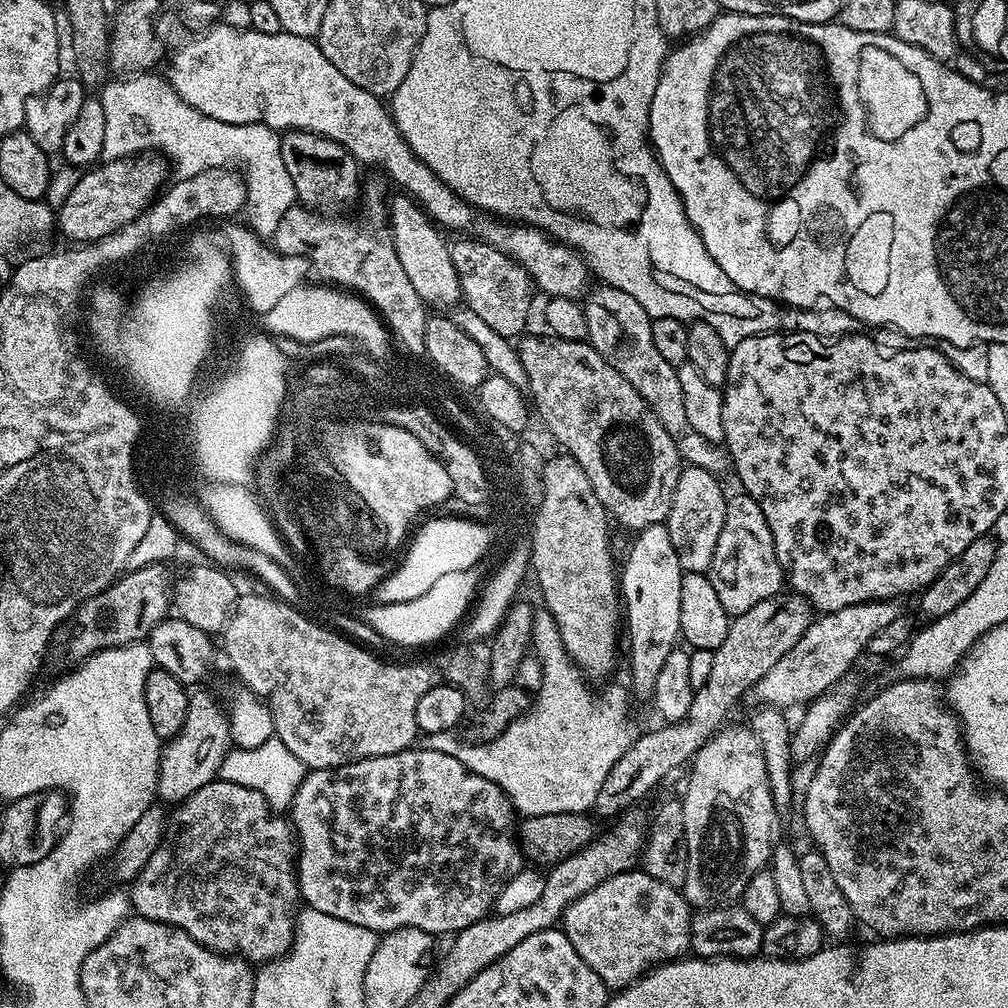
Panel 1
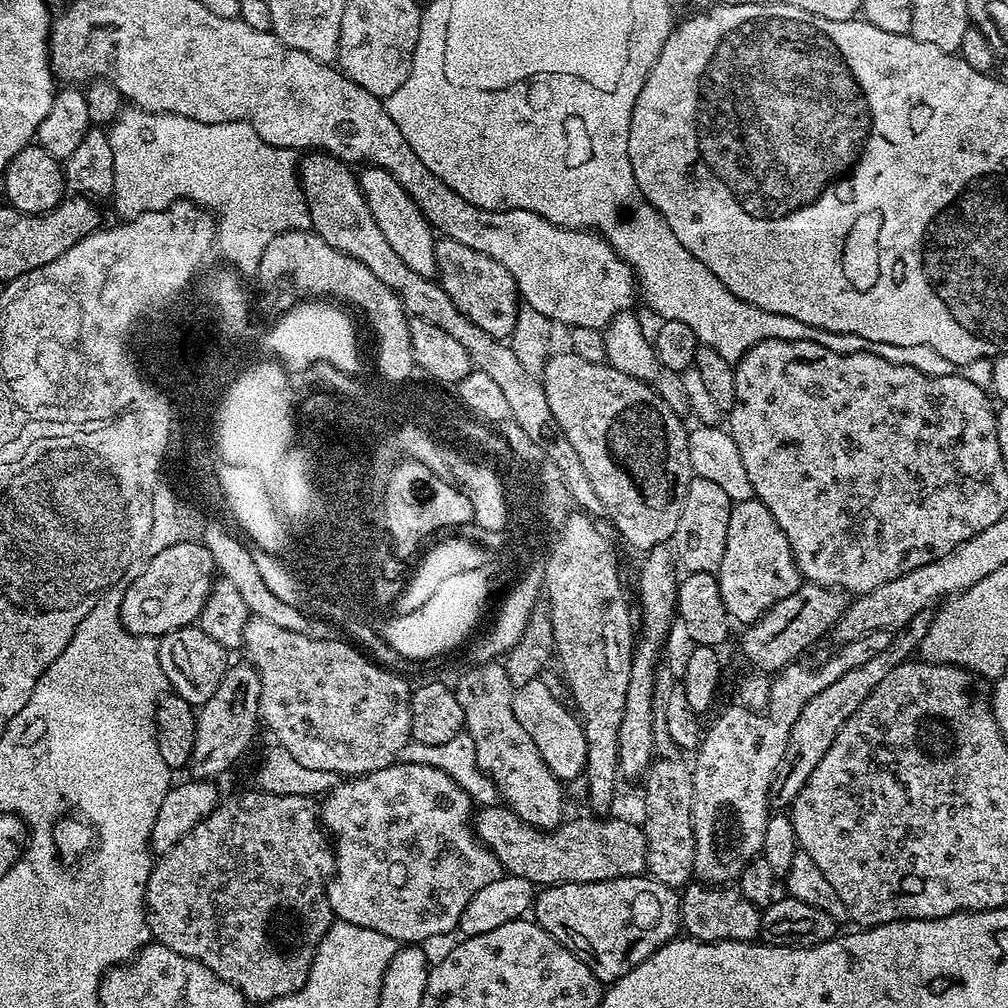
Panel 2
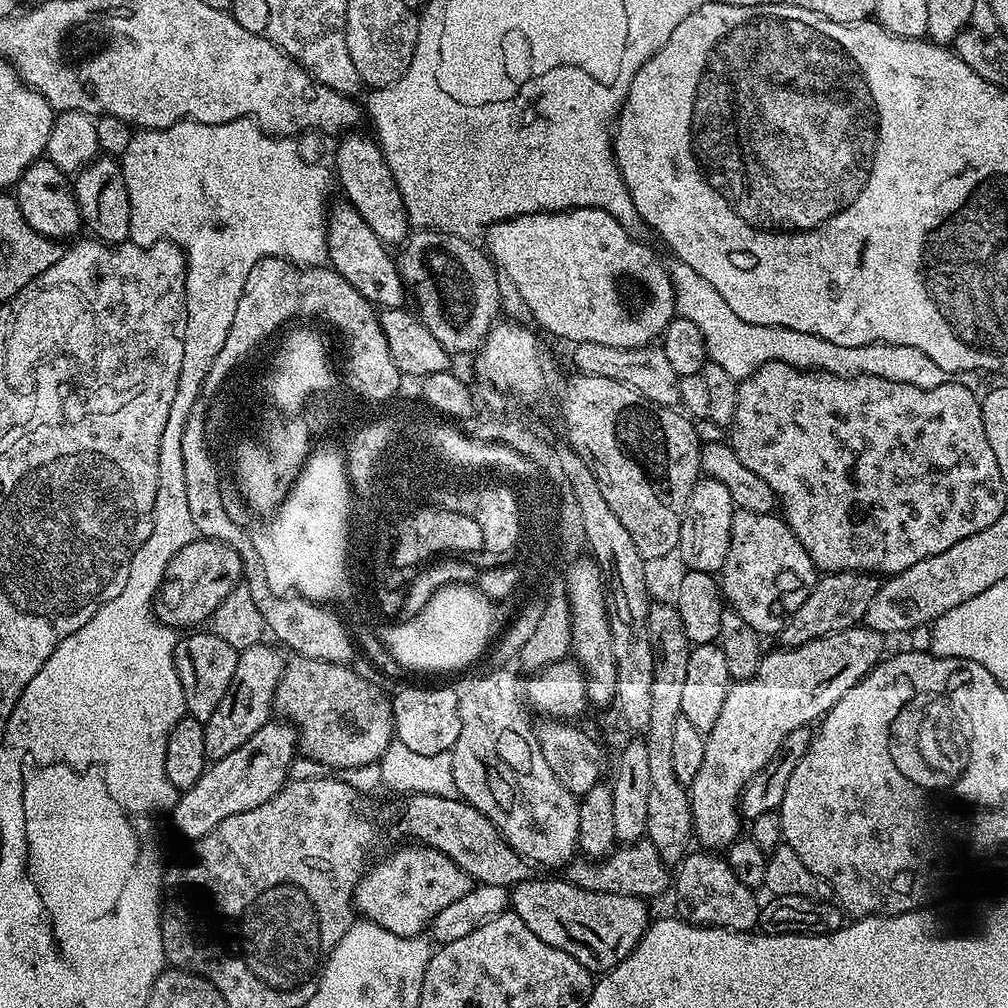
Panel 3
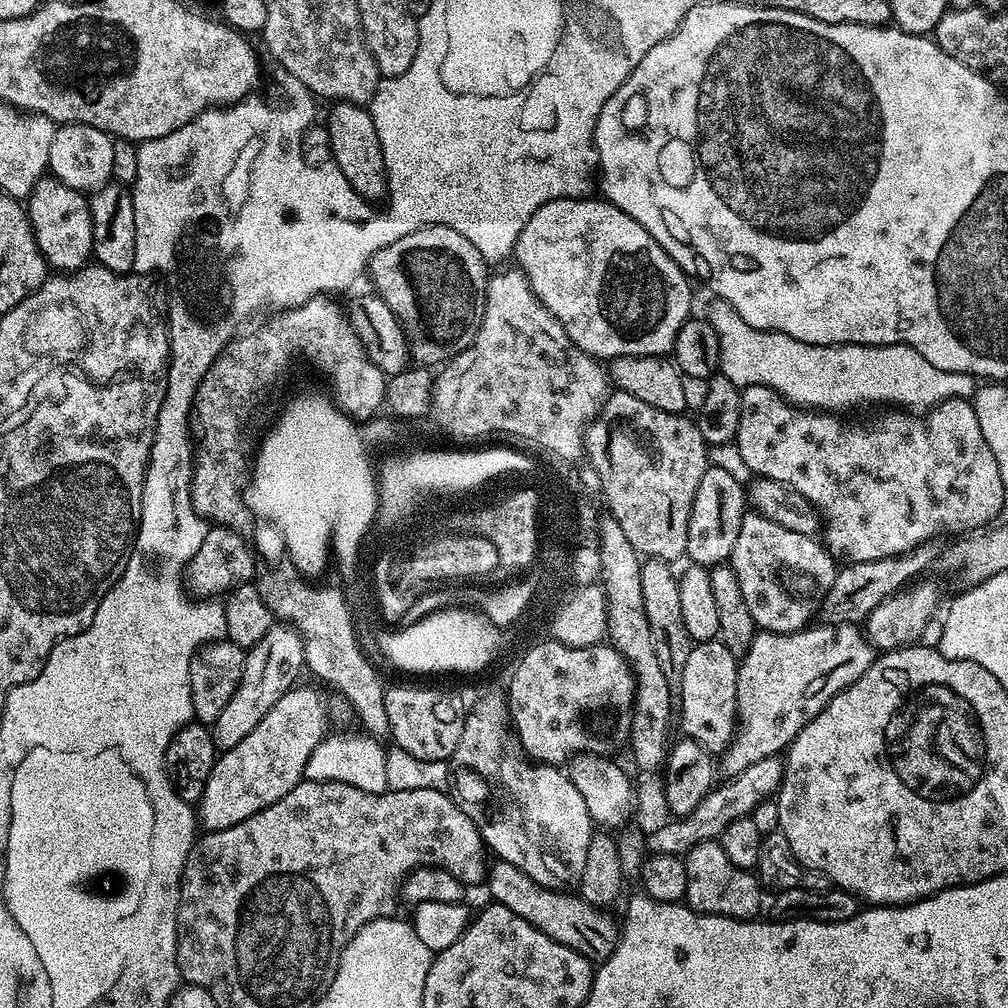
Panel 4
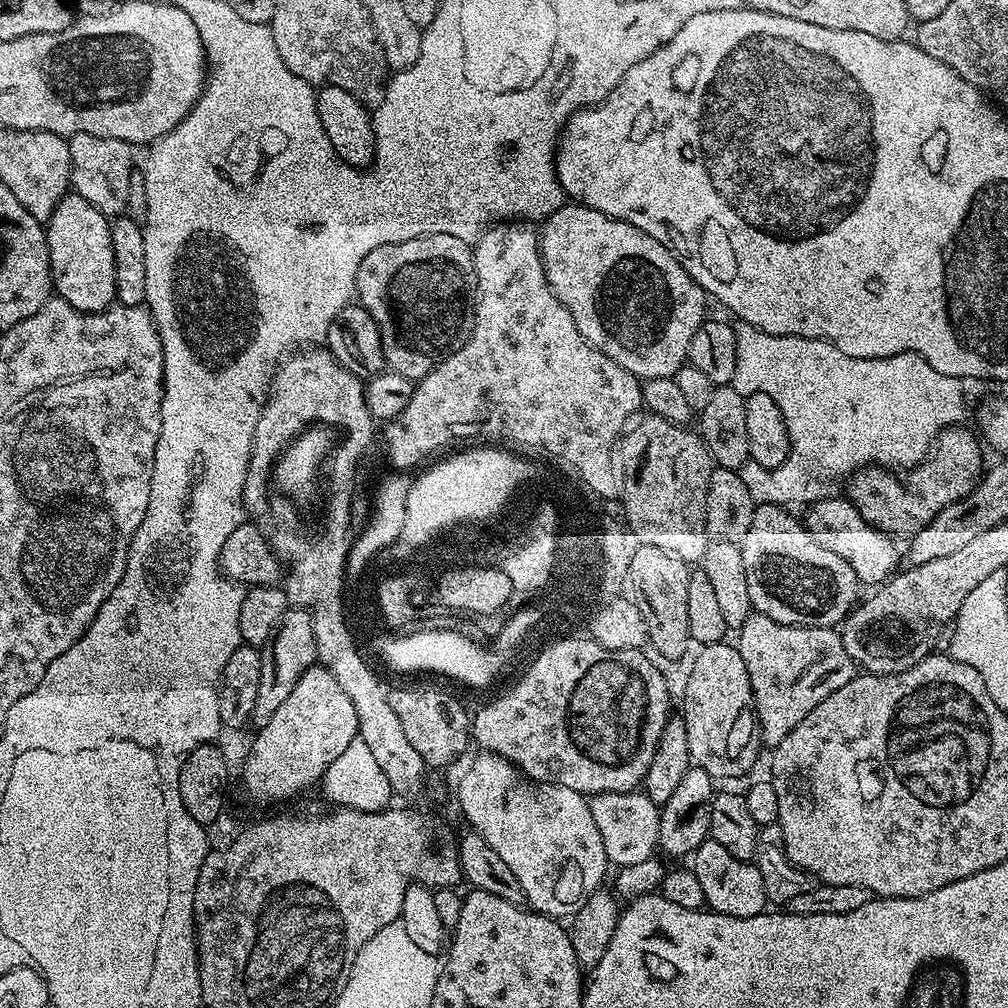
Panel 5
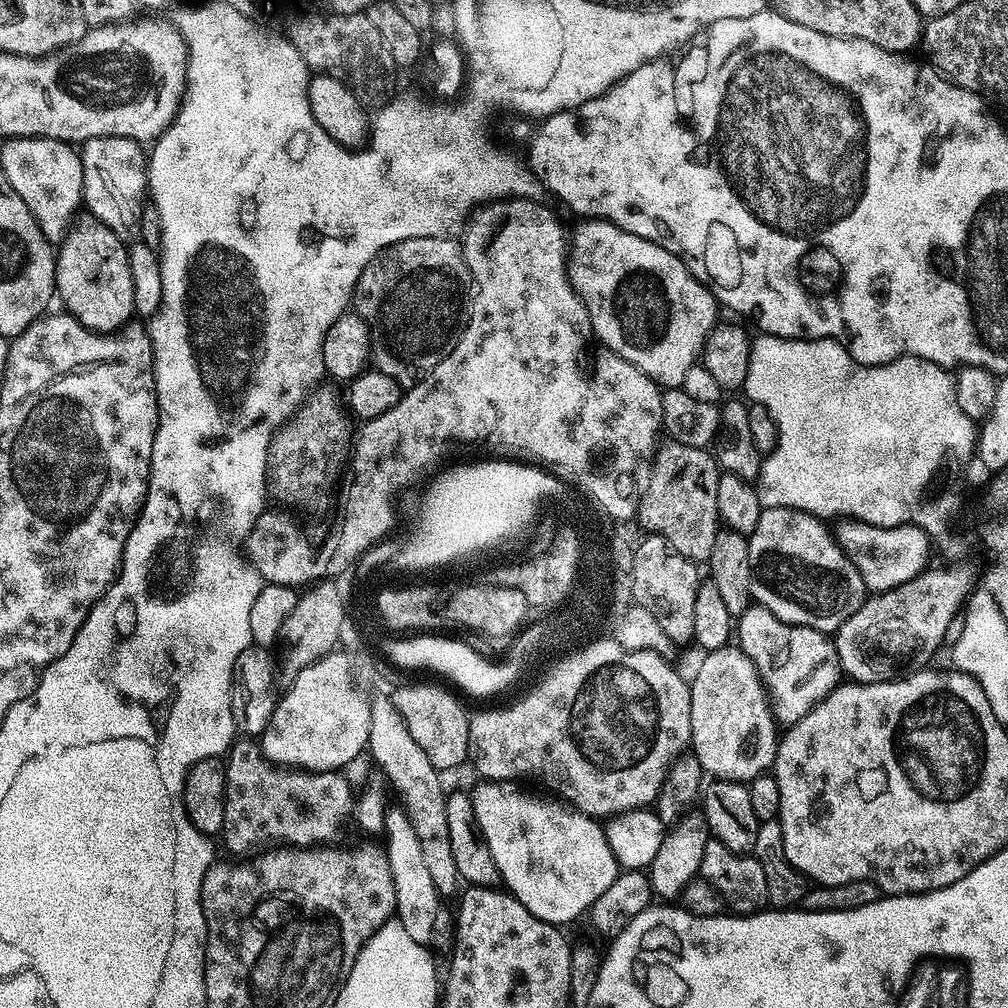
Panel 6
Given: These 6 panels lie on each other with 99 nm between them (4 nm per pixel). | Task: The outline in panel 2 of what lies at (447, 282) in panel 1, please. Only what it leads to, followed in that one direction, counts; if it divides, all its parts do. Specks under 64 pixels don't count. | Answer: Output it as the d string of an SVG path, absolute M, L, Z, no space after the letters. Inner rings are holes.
M365 167L358 179L362 194L370 206L370 214L374 214L374 222L378 222L378 230L382 230L386 242L390 242L390 247L398 253L398 258L402 258L402 262L406 262L414 274L435 277L437 237L422 210L418 210L414 198L410 198L410 194L398 186L398 178L381 168Z

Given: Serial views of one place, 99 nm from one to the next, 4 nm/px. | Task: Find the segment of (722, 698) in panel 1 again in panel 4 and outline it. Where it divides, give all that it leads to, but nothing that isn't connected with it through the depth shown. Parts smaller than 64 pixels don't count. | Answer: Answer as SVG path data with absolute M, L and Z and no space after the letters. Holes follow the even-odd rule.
M927 540L922 542L918 547L912 548L909 552L903 552L897 556L887 556L884 559L878 560L866 560L854 562L845 565L842 569L839 569L835 576L835 582L833 582L830 590L824 595L824 603L822 605L823 611L830 613L829 623L831 625L837 624L860 624L868 618L873 612L874 608L881 604L886 597L893 595L900 589L907 585L911 585L917 578L923 577L924 571L935 562L936 559L941 559L942 548L940 552L939 543L936 540Z

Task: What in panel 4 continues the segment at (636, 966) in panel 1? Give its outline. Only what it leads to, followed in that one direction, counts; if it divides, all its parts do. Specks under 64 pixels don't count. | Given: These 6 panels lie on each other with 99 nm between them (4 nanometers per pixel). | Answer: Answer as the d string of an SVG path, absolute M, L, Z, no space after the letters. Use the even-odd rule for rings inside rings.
M496 858L491 861L486 872L486 889L497 904L506 906L518 914L518 918L526 918L538 930L542 930L554 942L562 946L570 946L575 952L581 952L593 962L604 961L620 940L620 928L595 904L587 904L579 894L568 890L553 890L536 884L518 866L507 864L505 860Z

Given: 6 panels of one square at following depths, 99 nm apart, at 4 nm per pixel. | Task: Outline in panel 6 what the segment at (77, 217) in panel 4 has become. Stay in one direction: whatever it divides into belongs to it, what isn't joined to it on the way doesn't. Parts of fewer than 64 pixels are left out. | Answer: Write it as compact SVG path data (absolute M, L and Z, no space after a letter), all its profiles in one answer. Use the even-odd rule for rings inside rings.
M95 218L77 219L68 230L68 235L58 245L56 258L56 286L58 300L68 304L67 315L73 316L79 324L93 330L120 330L126 322L133 319L132 279L130 262L126 255L126 244L123 239L109 232L107 226Z

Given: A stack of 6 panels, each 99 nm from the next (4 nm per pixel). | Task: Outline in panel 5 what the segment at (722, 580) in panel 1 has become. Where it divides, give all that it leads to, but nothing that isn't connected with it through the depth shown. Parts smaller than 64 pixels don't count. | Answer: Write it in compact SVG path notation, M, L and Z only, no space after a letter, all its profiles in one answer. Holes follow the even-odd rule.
M758 504L752 509L750 526L739 540L742 563L746 570L746 586L750 588L753 609L774 618L779 624L794 624L797 628L830 628L839 625L856 607L861 595L860 577L833 551L818 546L799 519L791 516L787 507L778 504Z

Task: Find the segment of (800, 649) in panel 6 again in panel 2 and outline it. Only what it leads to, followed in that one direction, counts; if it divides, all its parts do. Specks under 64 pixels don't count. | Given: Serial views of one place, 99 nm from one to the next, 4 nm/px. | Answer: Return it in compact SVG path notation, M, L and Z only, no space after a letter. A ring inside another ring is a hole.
M871 632L866 634L862 638L852 640L849 644L840 644L837 647L837 652L832 652L824 661L821 662L817 668L807 668L803 662L795 662L788 664L783 668L783 671L779 673L772 680L772 689L770 690L770 702L767 708L763 712L752 712L748 708L742 708L739 706L733 706L728 708L712 725L707 725L706 731L703 733L699 748L695 749L694 756L696 756L696 764L694 760L694 767L692 768L692 825L694 826L694 876L697 881L711 884L713 886L728 886L733 882L739 881L742 870L751 860L757 859L761 855L760 847L762 846L762 838L766 834L766 822L770 815L770 793L774 788L774 781L777 779L777 772L779 770L779 763L783 761L783 755L786 754L787 738L790 736L791 727L794 726L795 719L800 715L802 708L806 705L806 702L810 701L814 695L821 693L826 689L826 686L830 686L832 682L835 682L846 673L848 670L854 669L856 666L861 666L864 662L870 660L870 658L877 657L887 646L889 640L889 633L887 632Z

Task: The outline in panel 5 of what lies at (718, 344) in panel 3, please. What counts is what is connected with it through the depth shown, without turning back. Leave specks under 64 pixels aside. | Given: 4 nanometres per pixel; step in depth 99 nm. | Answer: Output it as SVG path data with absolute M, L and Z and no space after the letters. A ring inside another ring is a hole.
M743 322L737 323L734 329L736 334L736 365L734 366L734 376L731 383L732 388L738 390L738 394L742 394L746 398L755 392L770 394L770 398L774 398L780 416L784 420L784 429L788 432L788 443L790 445L787 460L783 460L777 468L740 472L742 482L746 482L746 490L750 490L753 505L811 505L813 501L821 500L833 491L831 490L832 480L838 479L839 476L851 477L853 473L865 466L879 466L889 470L897 470L896 468L911 470L929 455L930 449L936 443L936 437L944 429L959 425L963 421L960 420L964 416L964 388L960 385L963 383L957 377L938 374L938 370L934 370L934 366L930 366L930 362L926 362L914 352L903 352L886 358L850 358L850 354L842 354L842 350L838 350L826 340L811 340L801 336L775 336L774 334L766 334L760 328L751 328L749 324Z

